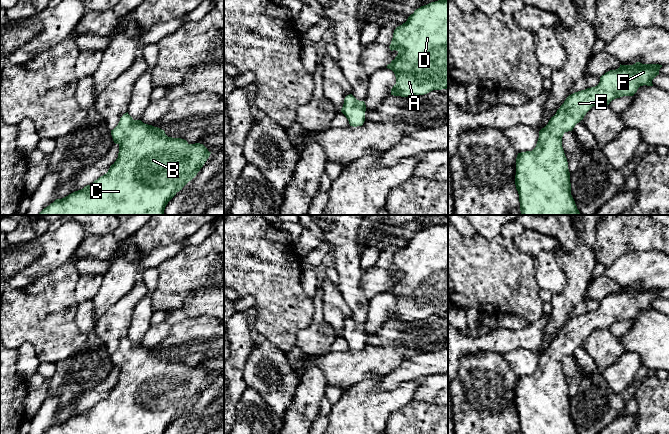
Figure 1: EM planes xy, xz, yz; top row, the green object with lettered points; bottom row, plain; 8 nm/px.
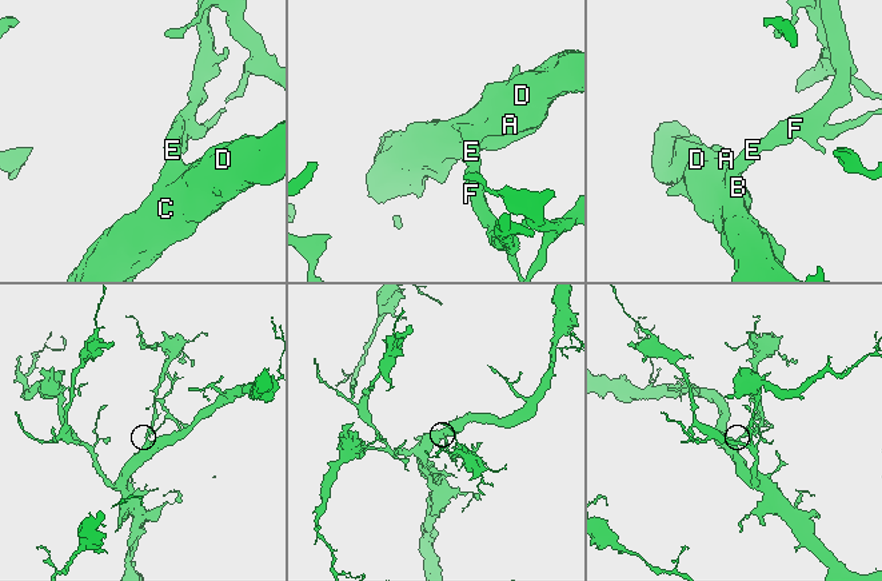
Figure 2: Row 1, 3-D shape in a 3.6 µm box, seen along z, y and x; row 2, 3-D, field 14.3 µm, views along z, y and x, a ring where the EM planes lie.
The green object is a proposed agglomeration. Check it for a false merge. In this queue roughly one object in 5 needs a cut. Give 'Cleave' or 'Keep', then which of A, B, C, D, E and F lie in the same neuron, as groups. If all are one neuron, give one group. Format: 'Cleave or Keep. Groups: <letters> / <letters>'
Keep. Groups: A B C D E F

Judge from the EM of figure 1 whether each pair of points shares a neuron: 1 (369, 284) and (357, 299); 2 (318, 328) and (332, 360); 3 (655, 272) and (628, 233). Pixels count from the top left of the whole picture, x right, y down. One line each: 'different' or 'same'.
1: different
2: different
3: different

